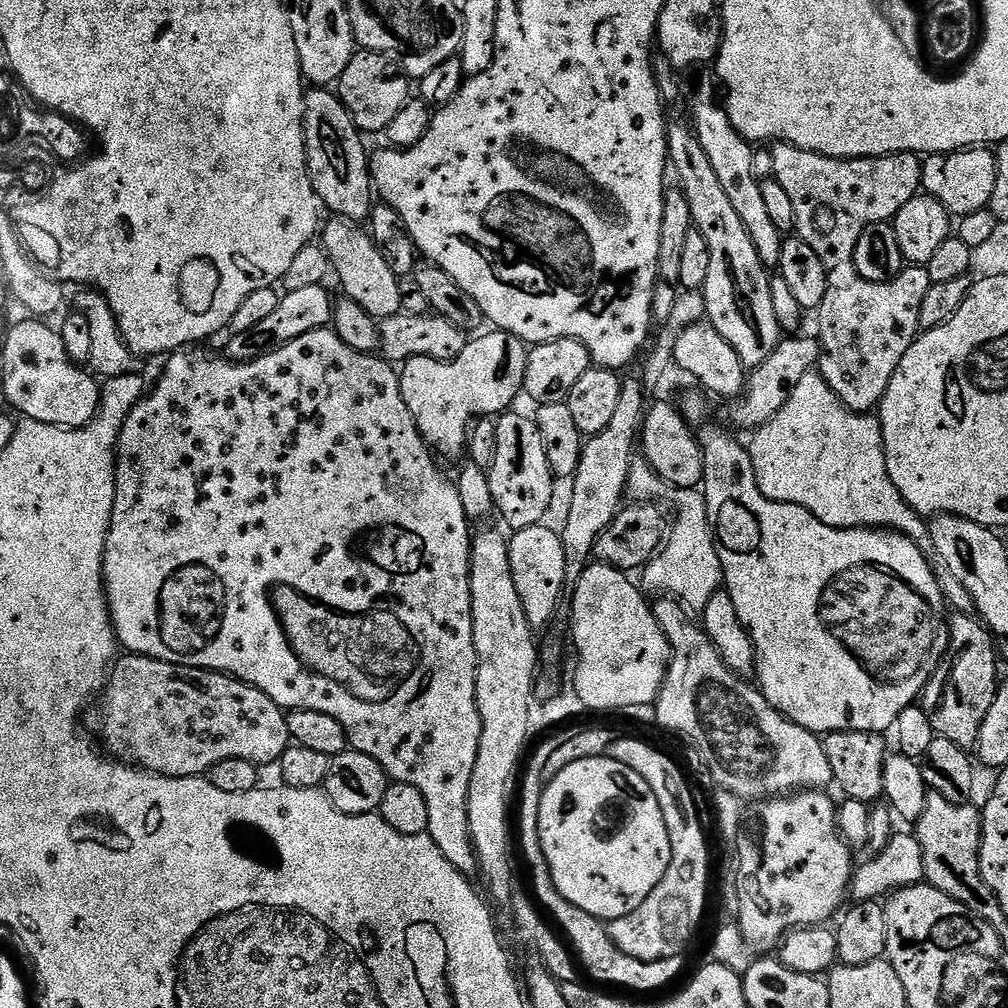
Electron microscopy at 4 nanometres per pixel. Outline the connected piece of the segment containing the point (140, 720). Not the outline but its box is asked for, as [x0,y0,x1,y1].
[92,655,290,776]

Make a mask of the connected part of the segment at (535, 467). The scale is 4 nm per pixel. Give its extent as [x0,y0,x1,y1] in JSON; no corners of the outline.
[487,410,554,530]

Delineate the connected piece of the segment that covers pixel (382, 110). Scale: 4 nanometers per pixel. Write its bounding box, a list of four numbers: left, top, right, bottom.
[338,50,409,133]

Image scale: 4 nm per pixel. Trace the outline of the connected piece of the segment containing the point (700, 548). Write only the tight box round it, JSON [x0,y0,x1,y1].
[643,488,724,614]

